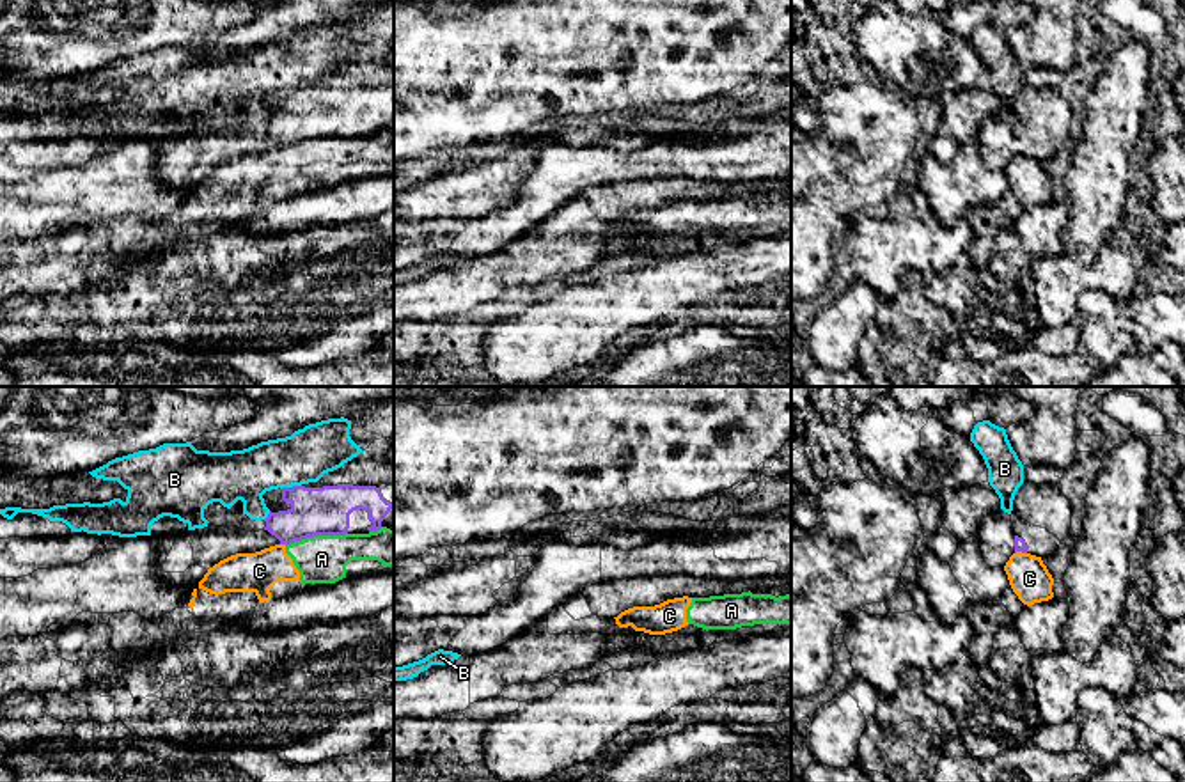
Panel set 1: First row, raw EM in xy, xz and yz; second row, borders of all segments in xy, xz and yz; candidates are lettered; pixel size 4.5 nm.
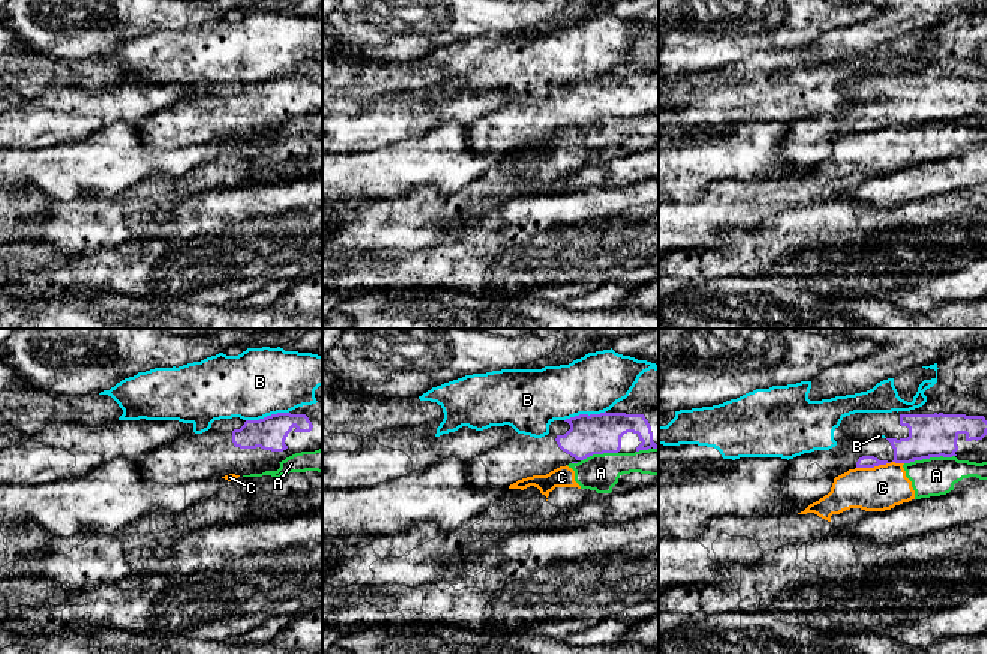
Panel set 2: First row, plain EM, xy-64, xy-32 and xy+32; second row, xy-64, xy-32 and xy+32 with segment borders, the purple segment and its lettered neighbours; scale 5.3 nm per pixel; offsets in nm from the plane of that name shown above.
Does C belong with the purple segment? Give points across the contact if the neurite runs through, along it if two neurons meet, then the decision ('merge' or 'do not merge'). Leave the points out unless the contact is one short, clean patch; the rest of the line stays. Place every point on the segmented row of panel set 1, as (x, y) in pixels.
along xy (281, 543), (286, 545) | do not merge

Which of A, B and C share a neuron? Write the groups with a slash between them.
A C / B

